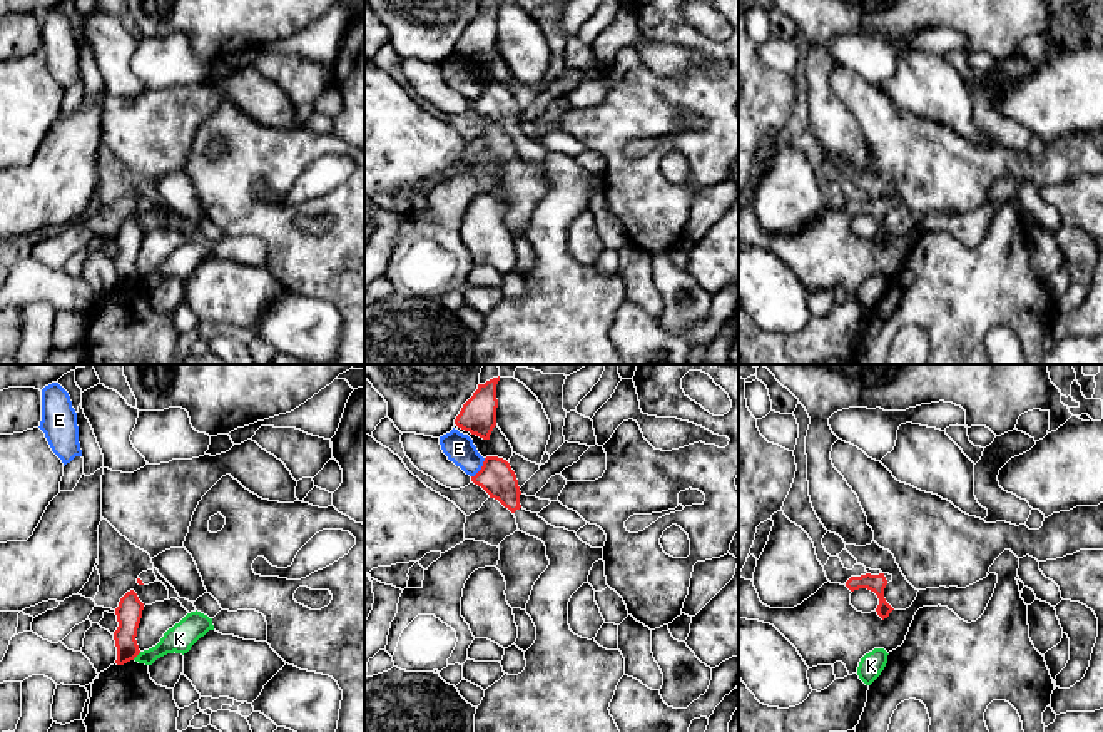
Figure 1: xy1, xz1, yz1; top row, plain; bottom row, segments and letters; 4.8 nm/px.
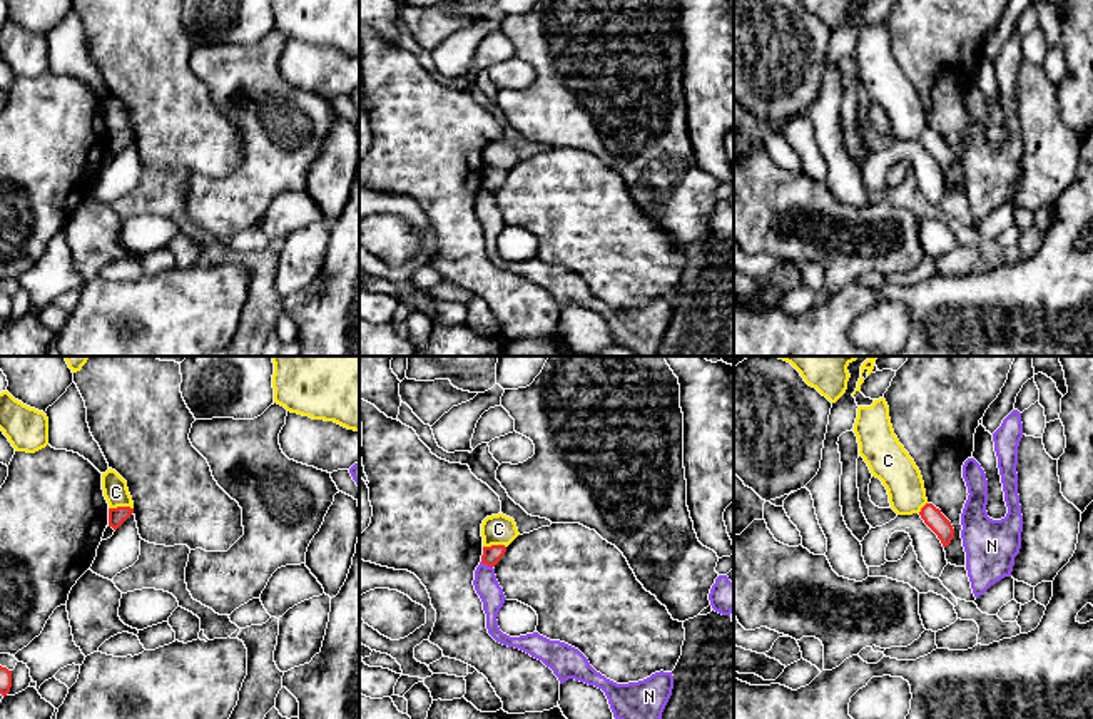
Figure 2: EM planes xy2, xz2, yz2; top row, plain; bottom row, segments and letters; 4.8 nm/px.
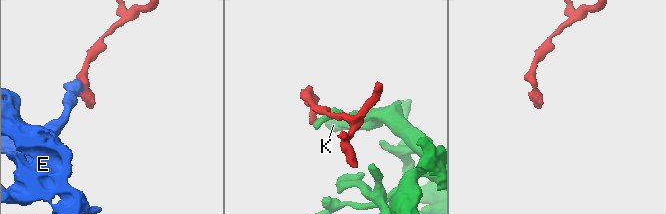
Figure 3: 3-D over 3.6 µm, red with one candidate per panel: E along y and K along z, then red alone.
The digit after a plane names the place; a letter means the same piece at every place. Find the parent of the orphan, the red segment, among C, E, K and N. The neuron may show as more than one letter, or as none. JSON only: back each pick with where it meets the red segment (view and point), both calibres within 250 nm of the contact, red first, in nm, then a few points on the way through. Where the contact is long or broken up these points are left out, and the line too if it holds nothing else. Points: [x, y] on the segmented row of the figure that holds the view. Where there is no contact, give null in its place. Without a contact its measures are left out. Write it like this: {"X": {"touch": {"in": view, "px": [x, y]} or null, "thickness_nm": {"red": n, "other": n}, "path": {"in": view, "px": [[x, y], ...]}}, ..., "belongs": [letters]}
{"belongs": []}

